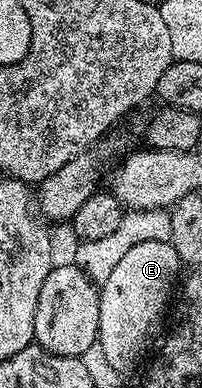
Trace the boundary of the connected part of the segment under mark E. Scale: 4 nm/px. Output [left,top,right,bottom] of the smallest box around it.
[98,240,182,372]

